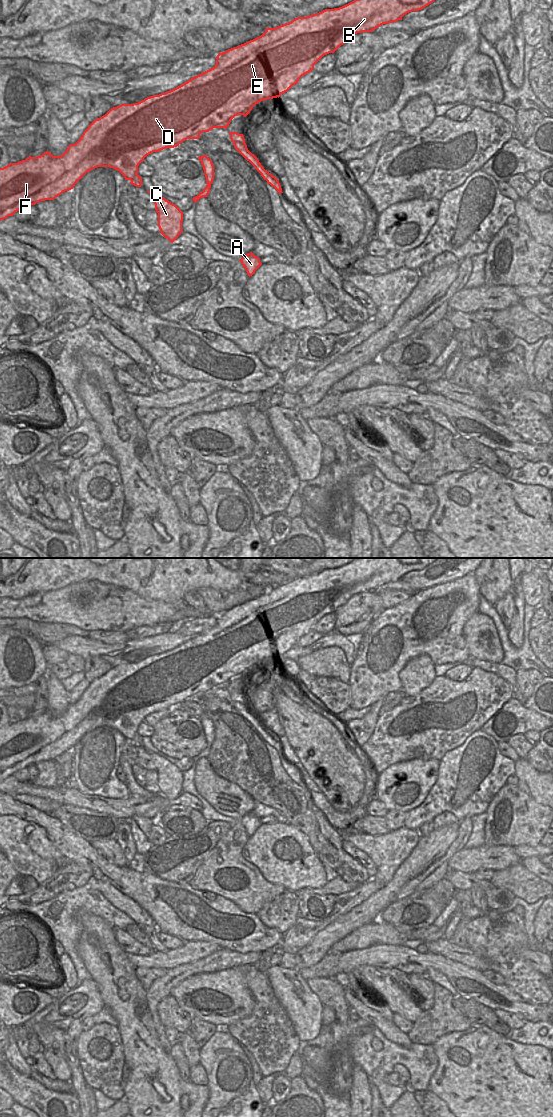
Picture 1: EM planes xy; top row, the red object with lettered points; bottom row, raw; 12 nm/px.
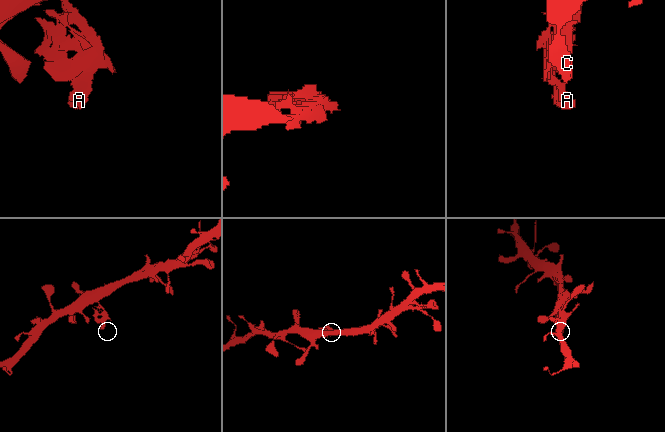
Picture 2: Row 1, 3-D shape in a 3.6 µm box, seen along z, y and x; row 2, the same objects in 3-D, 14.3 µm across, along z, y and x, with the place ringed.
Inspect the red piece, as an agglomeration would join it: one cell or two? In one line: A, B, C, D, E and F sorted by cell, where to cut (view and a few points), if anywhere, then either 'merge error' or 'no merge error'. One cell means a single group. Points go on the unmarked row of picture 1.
groups A / B C D E F; cut xy (244, 700), (232, 701); merge error

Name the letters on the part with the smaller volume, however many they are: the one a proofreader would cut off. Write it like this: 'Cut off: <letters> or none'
Cut off: A

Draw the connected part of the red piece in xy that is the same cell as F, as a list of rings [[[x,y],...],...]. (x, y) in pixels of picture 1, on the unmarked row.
[[[358,558],[334,569],[325,569],[306,577],[297,577],[289,583],[275,588],[267,588],[259,597],[237,607],[219,613],[213,628],[197,635],[182,645],[145,658],[133,664],[121,664],[111,668],[105,675],[95,679],[83,692],[75,704],[70,704],[60,716],[53,716],[46,711],[37,717],[27,717],[17,723],[9,723],[0,728],[0,781],[15,772],[35,765],[40,761],[54,760],[75,744],[89,731],[97,727],[110,727],[119,731],[130,744],[141,747],[142,738],[138,735],[138,726],[144,718],[166,708],[174,708],[187,699],[199,699],[200,694],[213,688],[225,688],[237,675],[246,677],[252,668],[261,661],[279,658],[299,639],[311,632],[314,625],[329,613],[334,613],[357,593],[372,592],[379,586],[402,580],[409,572],[419,571],[438,558]]]

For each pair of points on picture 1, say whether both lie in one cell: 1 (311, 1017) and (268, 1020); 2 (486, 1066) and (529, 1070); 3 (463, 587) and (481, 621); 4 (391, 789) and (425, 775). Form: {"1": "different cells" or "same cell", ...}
{"1": "different cells", "2": "same cell", "3": "different cells", "4": "same cell"}

